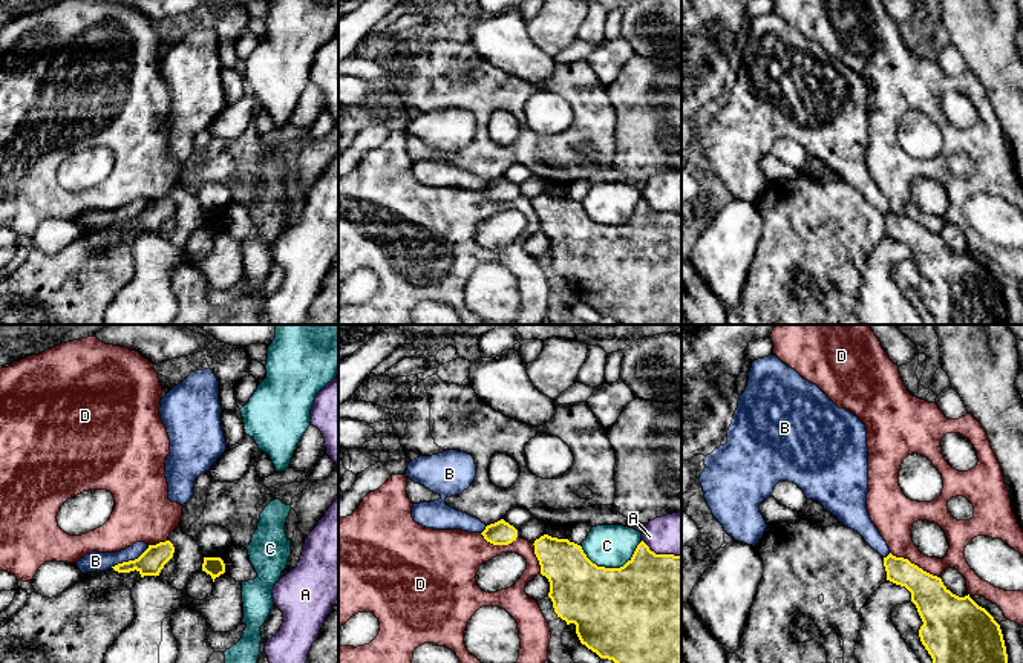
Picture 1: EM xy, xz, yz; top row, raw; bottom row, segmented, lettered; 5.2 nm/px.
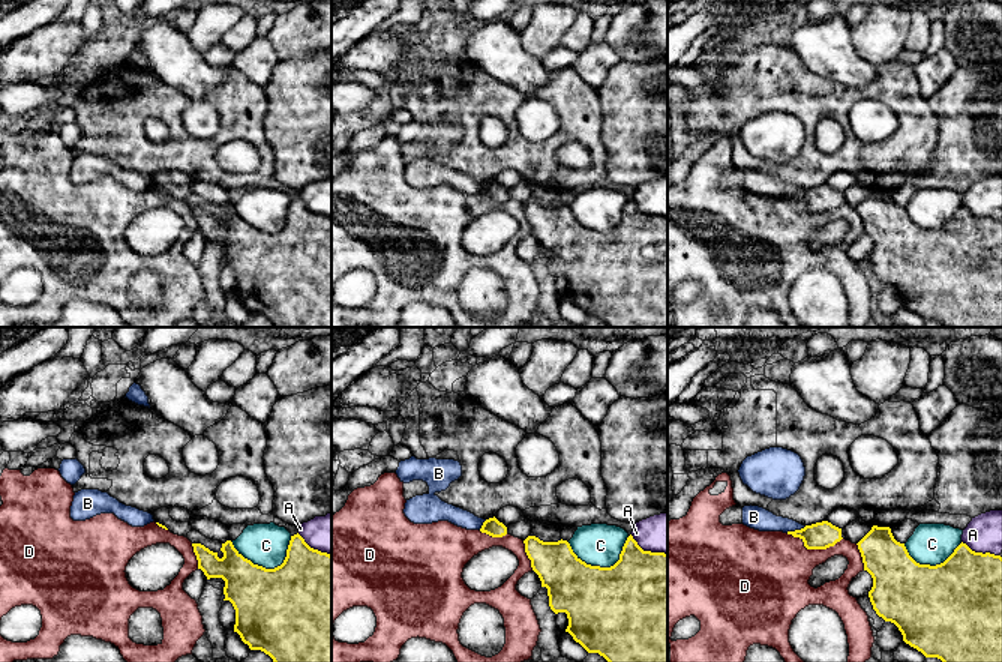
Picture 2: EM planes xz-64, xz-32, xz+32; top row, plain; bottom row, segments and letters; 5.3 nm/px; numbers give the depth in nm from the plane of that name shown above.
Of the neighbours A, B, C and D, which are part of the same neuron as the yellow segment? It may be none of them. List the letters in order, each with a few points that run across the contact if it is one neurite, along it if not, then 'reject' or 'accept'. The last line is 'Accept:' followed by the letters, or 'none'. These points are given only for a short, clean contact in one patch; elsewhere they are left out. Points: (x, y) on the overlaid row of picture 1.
A: reject
B: line xy (149, 545), (137, 558), (111, 567); reject
C: reject
D: reject
Accept: none

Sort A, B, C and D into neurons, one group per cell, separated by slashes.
A / B / C / D

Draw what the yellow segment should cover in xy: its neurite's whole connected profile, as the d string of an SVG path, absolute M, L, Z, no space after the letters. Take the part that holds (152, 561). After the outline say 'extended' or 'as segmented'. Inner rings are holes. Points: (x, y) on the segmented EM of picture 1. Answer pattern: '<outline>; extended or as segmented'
M170 541L149 545L149 548L135 560L112 567L118 573L138 571L144 576L159 576L164 565L173 557L175 547Z; as segmented

